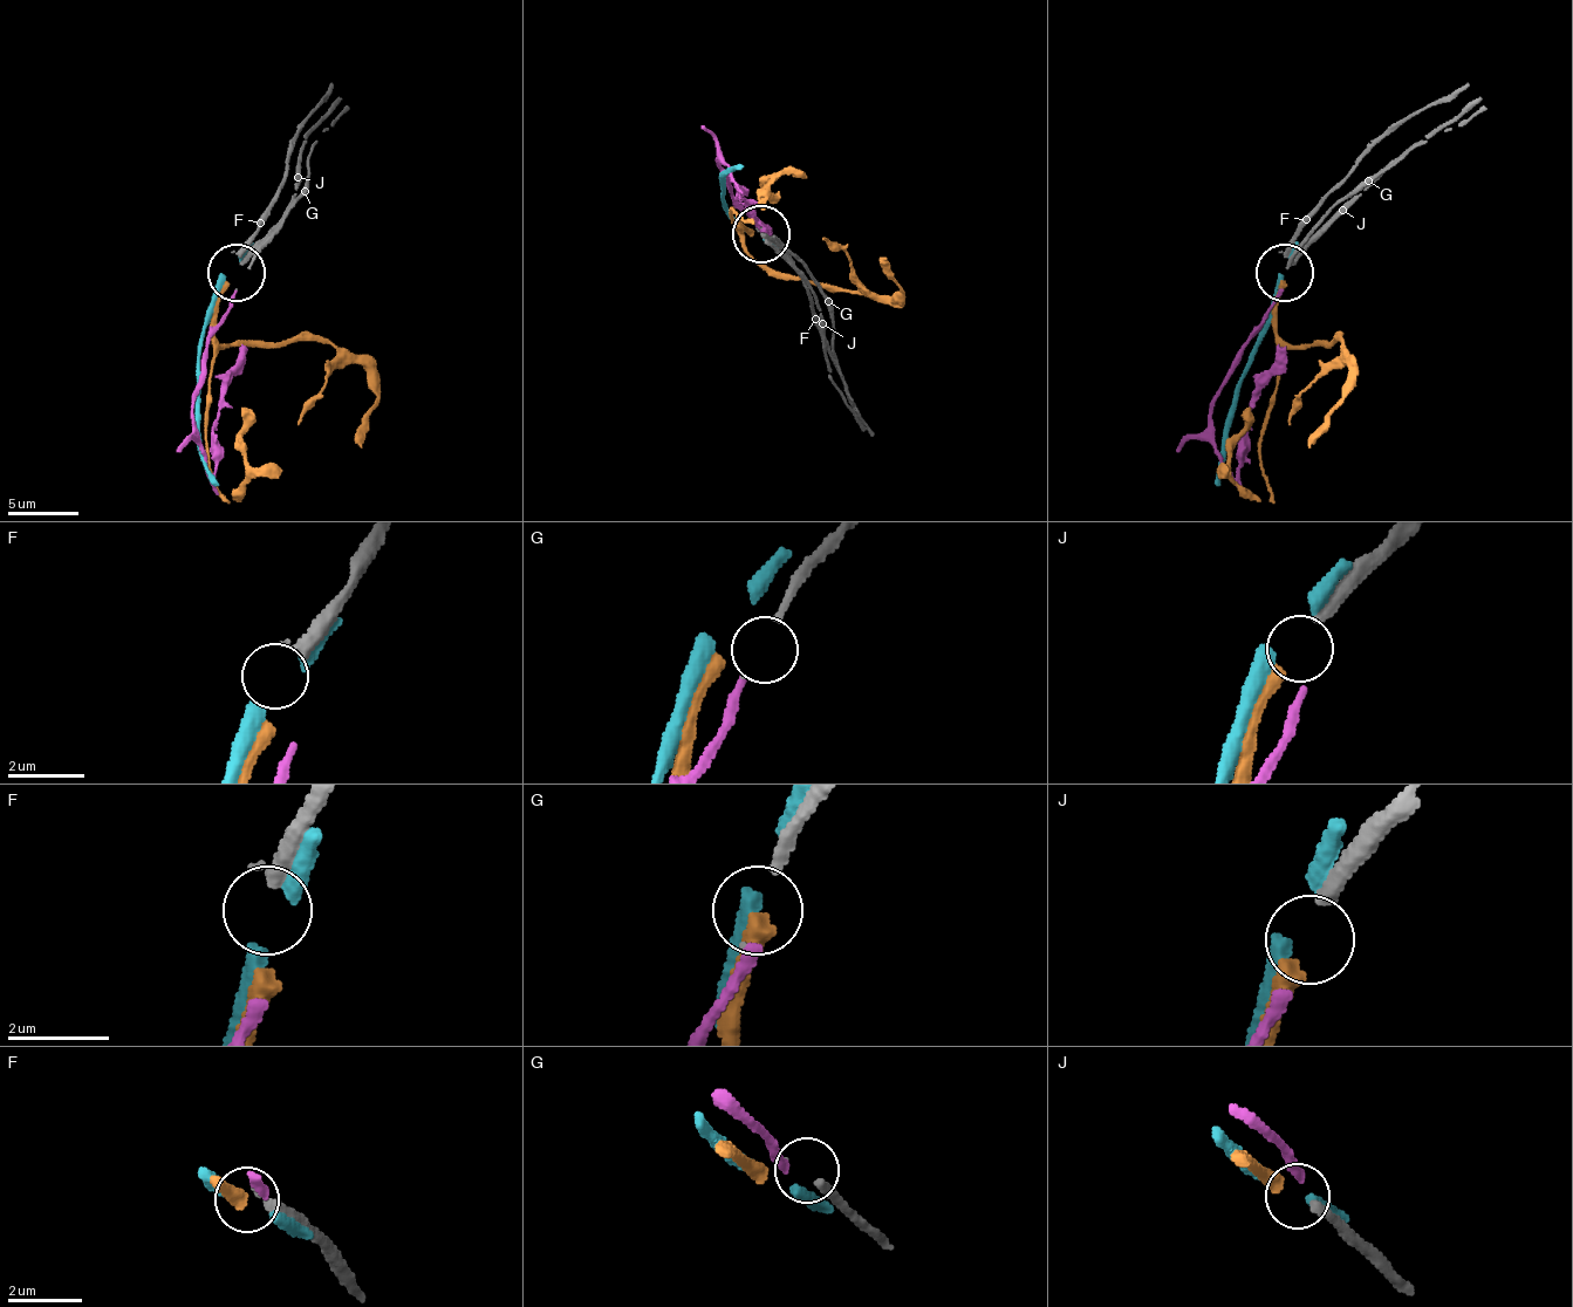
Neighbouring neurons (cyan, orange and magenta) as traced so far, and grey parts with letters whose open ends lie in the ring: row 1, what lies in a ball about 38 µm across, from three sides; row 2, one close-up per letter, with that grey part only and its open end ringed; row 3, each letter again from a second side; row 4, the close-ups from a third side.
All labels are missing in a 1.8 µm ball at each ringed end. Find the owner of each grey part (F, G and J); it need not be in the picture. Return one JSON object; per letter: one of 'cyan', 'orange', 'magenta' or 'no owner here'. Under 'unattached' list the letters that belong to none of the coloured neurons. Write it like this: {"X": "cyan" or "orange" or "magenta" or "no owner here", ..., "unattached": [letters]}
{"F": "no owner here", "G": "magenta", "J": "orange", "unattached": ["F"]}

